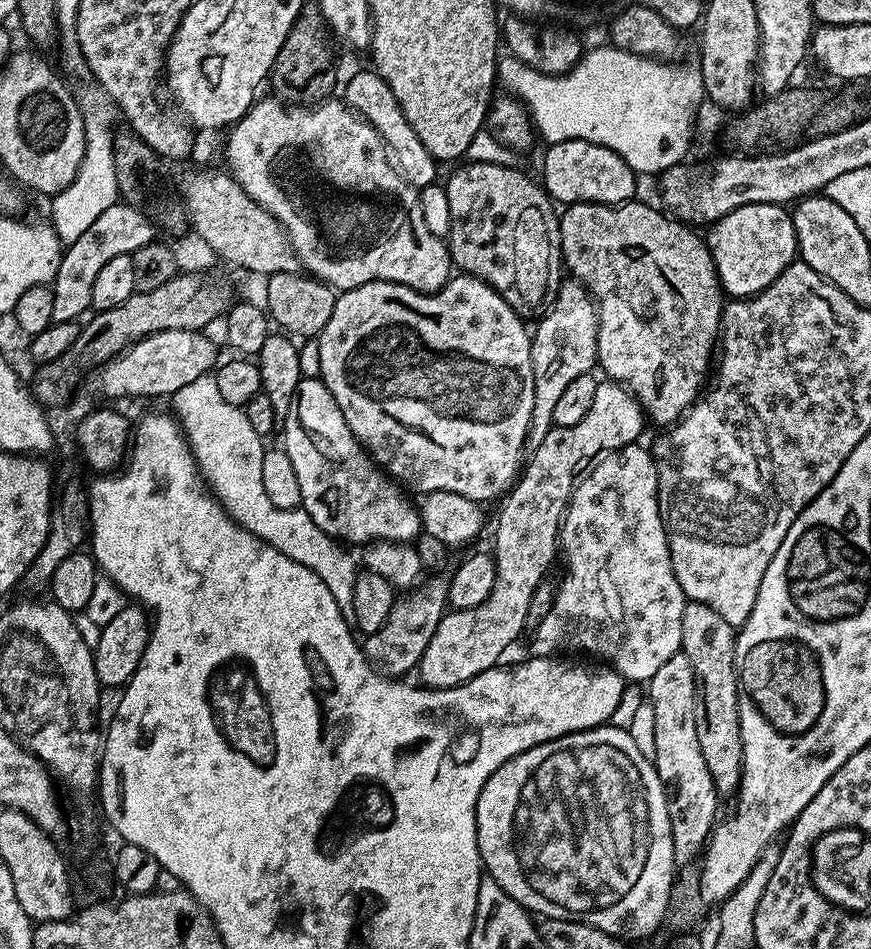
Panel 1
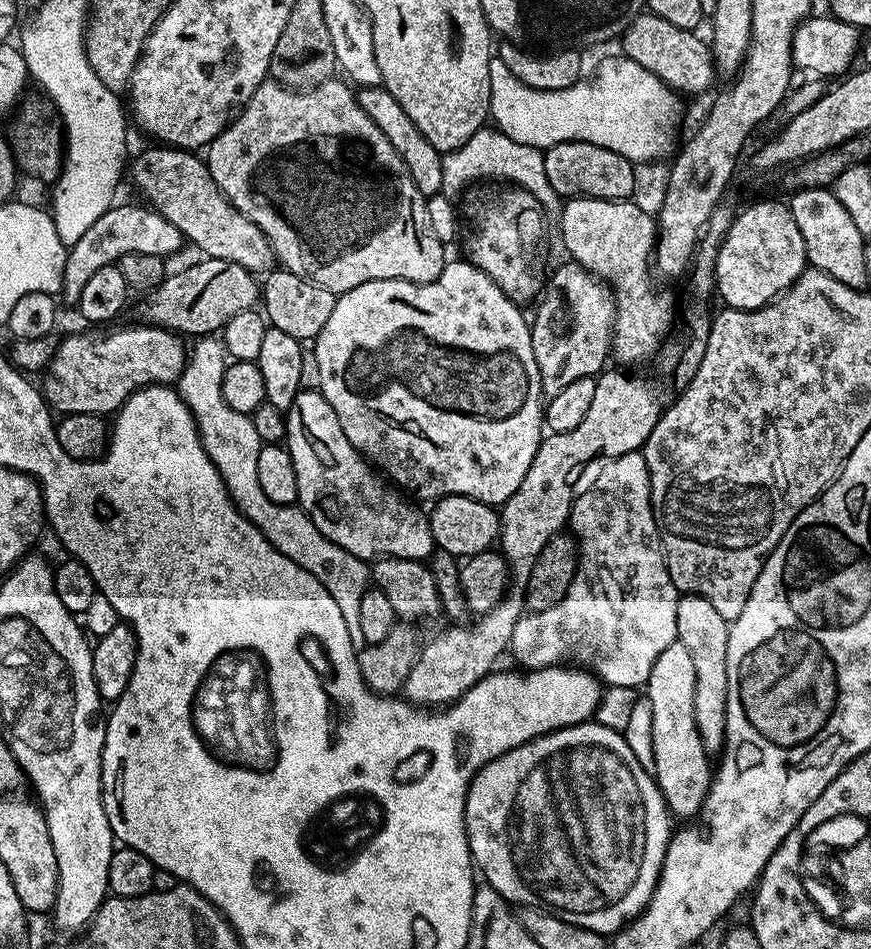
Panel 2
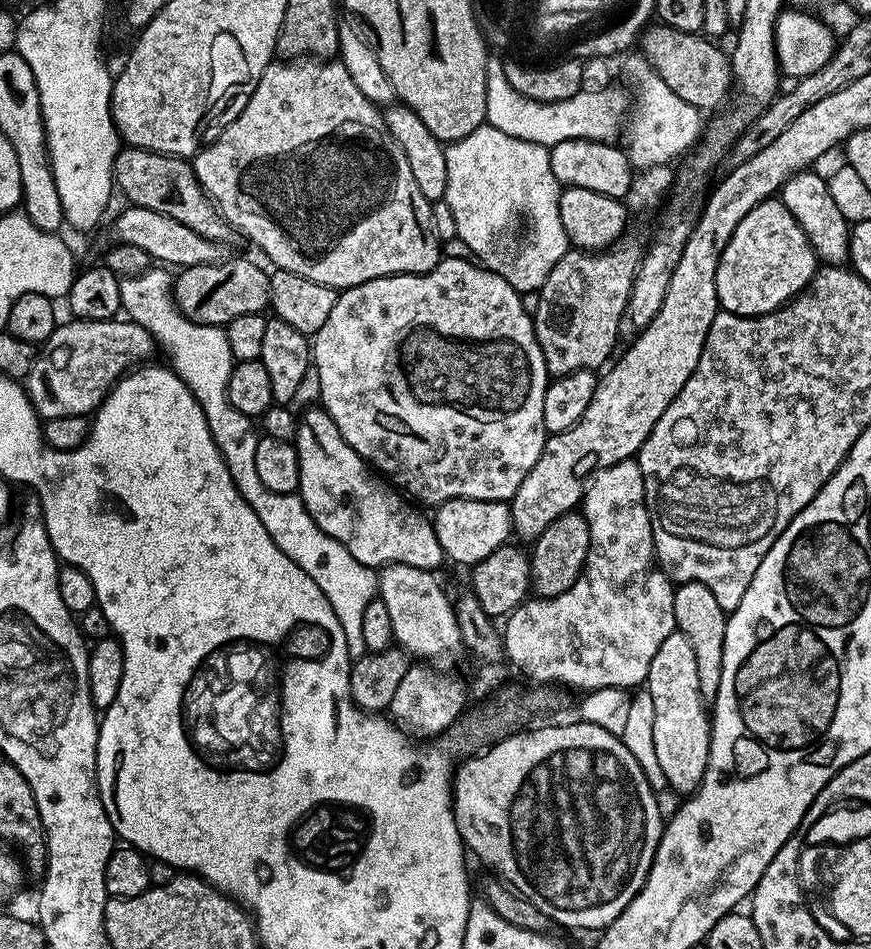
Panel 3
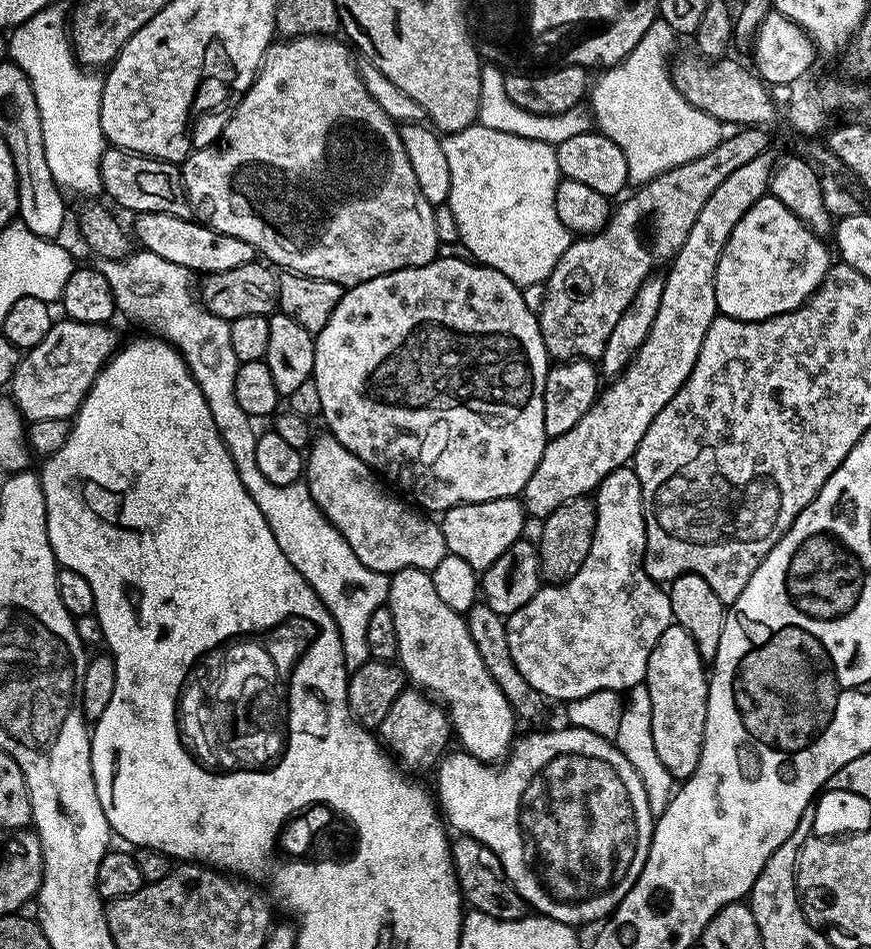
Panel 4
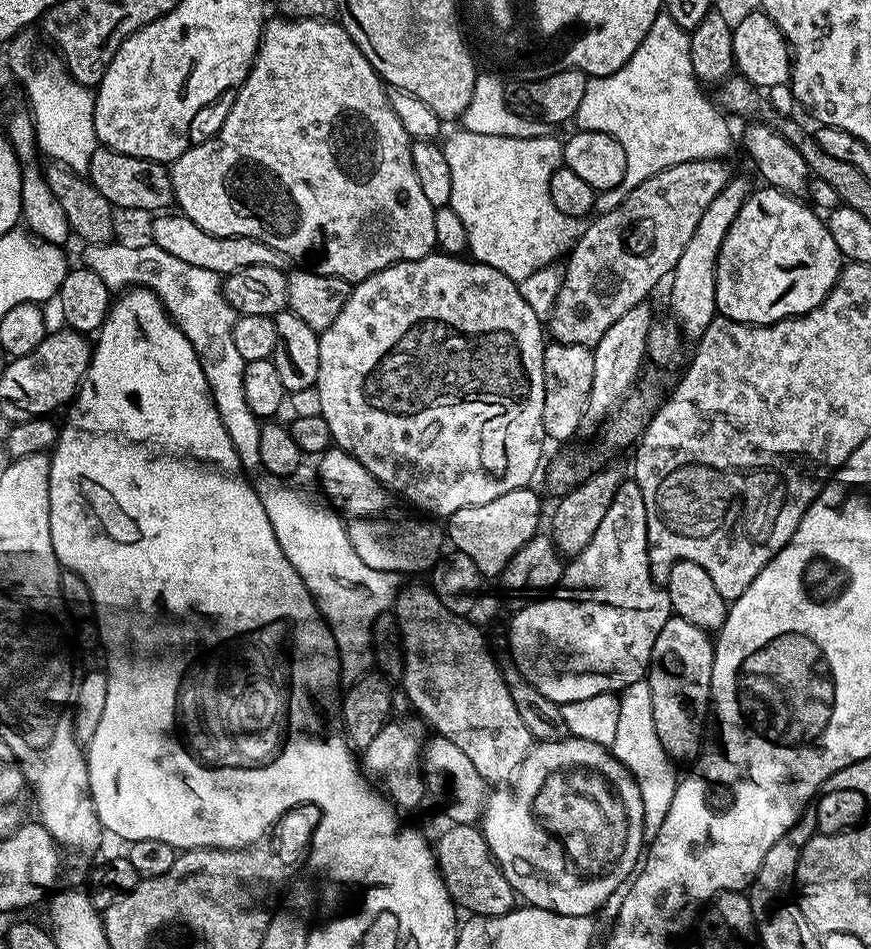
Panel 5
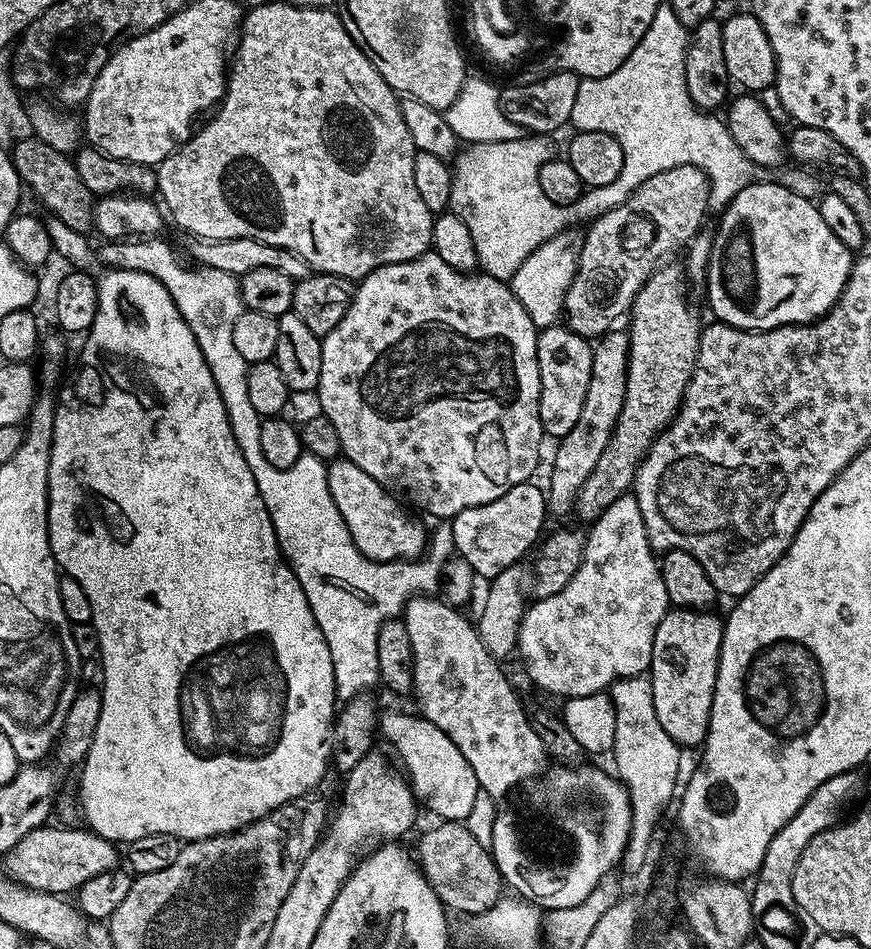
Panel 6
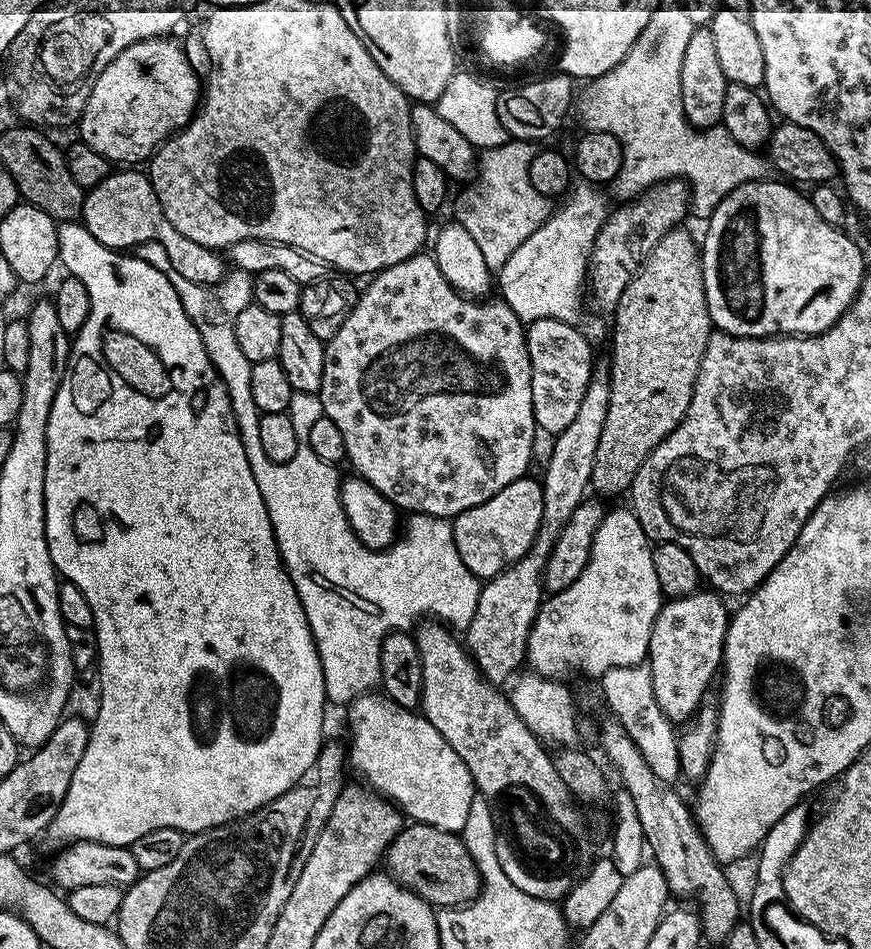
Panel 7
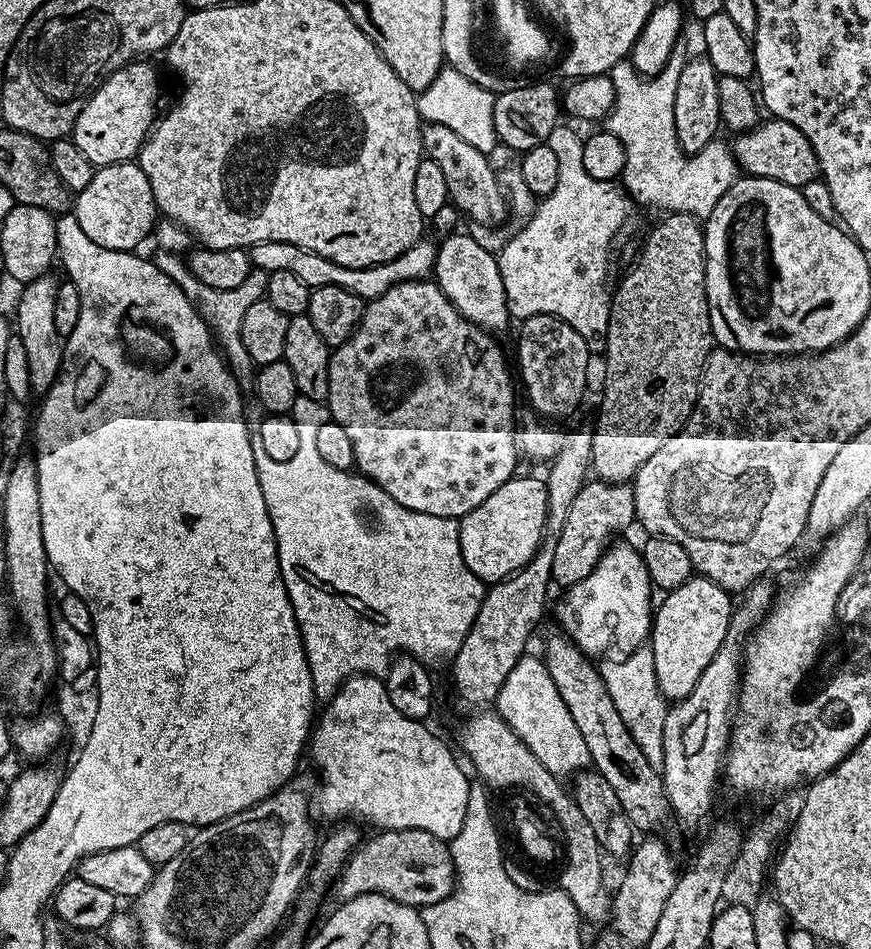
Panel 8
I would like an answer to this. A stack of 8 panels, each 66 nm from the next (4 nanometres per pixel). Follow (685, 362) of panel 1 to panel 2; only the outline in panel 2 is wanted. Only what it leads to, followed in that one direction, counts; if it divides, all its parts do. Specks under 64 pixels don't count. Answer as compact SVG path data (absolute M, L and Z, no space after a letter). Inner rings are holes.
M578 196L569 199L559 209L560 236L564 239L564 248L569 252L571 259L582 265L587 272L593 272L599 276L605 284L612 289L612 295L616 298L616 321L612 327L612 350L611 355L616 356L624 364L640 364L648 360L652 355L657 355L656 347L660 339L668 332L672 319L677 319L676 300L668 292L659 292L652 285L654 272L650 265L654 260L654 249L658 235L658 224L644 208L632 204L627 200L599 200L589 196Z

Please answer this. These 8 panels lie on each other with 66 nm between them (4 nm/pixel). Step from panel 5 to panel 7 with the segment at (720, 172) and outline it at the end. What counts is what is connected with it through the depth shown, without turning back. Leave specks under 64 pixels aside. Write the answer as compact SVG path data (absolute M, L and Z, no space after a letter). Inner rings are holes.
M681 179L667 180L653 185L620 206L602 226L592 247L592 261L588 264L586 304L596 314L615 313L626 286L640 273L640 267L654 246L658 246L658 242L662 242L662 238L666 238L673 228L679 228L685 223L684 215L688 216L690 212L689 186Z

